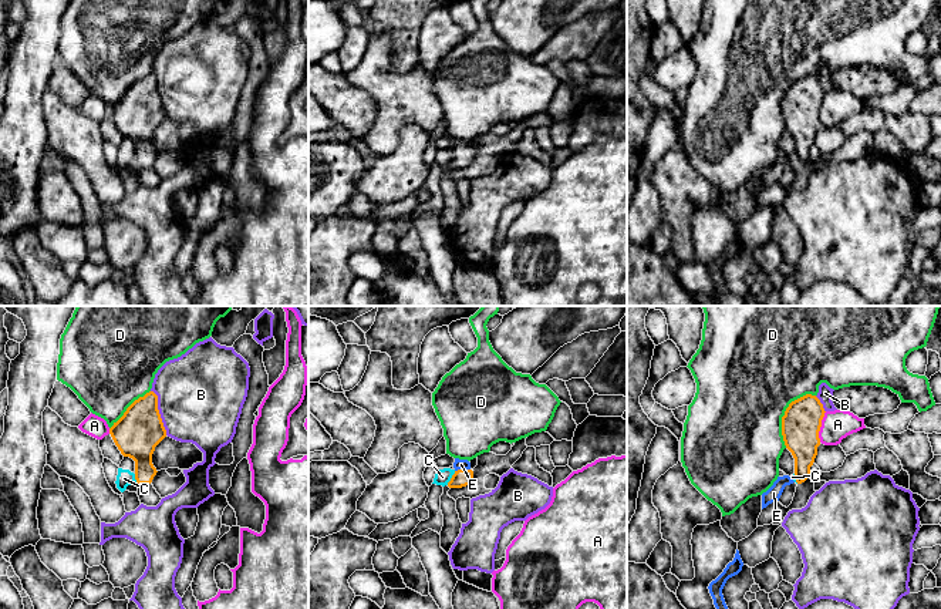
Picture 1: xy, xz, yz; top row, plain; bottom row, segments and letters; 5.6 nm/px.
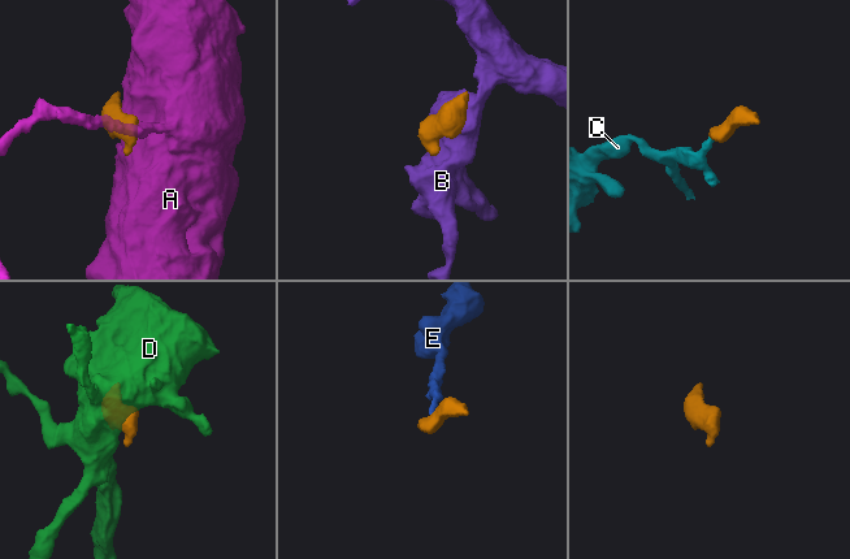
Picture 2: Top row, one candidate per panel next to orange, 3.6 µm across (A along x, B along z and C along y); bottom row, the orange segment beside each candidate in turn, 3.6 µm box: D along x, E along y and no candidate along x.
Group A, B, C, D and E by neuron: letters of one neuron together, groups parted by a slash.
A / B / C / D / E

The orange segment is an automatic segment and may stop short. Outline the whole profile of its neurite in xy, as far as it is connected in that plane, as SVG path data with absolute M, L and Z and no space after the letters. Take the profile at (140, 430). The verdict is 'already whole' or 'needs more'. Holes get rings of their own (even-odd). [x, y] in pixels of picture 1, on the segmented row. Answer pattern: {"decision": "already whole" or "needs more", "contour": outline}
{"decision": "already whole", "contour": "M154 391L135 400L114 423L109 434L124 457L135 461L136 484L151 484L156 475L152 464L155 447L166 437Z"}

